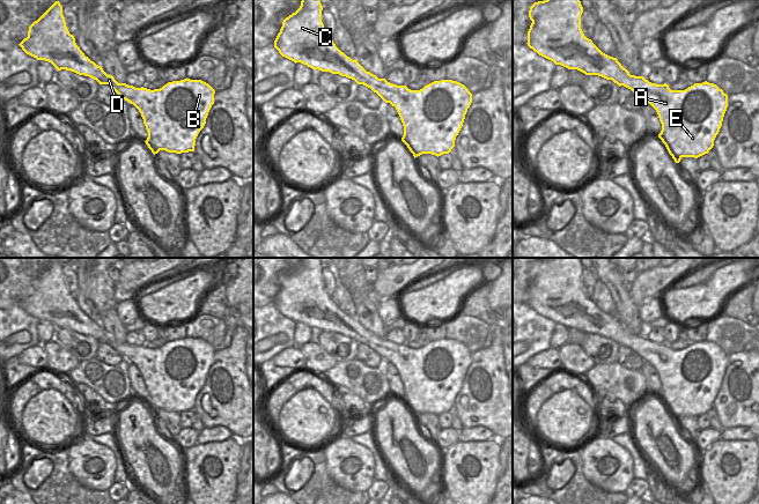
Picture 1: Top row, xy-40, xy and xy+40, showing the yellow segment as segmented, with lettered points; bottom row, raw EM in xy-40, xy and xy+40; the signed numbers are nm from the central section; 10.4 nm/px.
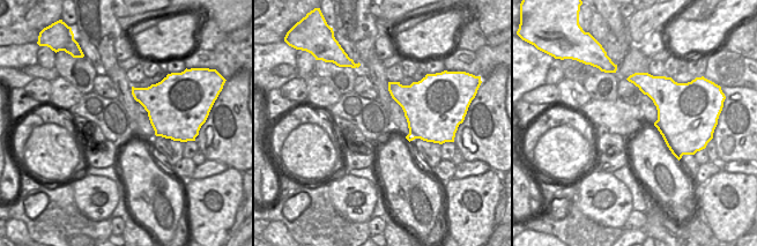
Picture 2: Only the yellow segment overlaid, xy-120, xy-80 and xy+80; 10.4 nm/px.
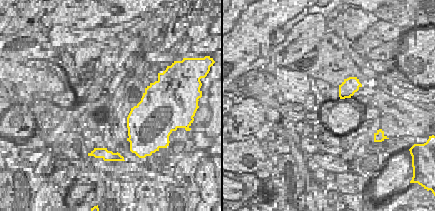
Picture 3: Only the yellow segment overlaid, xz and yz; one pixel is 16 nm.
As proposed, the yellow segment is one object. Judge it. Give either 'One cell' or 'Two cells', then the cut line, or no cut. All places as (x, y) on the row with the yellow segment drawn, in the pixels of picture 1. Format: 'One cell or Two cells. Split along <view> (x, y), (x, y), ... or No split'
One cell. No split

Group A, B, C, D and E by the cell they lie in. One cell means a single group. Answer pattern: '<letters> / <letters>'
A B C D E

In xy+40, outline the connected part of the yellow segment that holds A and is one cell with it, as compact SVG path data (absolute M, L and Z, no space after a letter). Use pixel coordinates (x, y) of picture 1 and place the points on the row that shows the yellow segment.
M544 0L535 2L529 10L532 21L528 31L528 46L539 55L568 69L577 69L585 75L598 75L612 80L635 92L657 112L662 124L658 138L665 144L676 163L683 157L698 158L708 154L722 126L728 108L728 95L716 84L707 81L694 83L685 90L671 90L666 83L656 84L643 76L631 75L617 58L603 53L581 29L583 7L580 0Z

